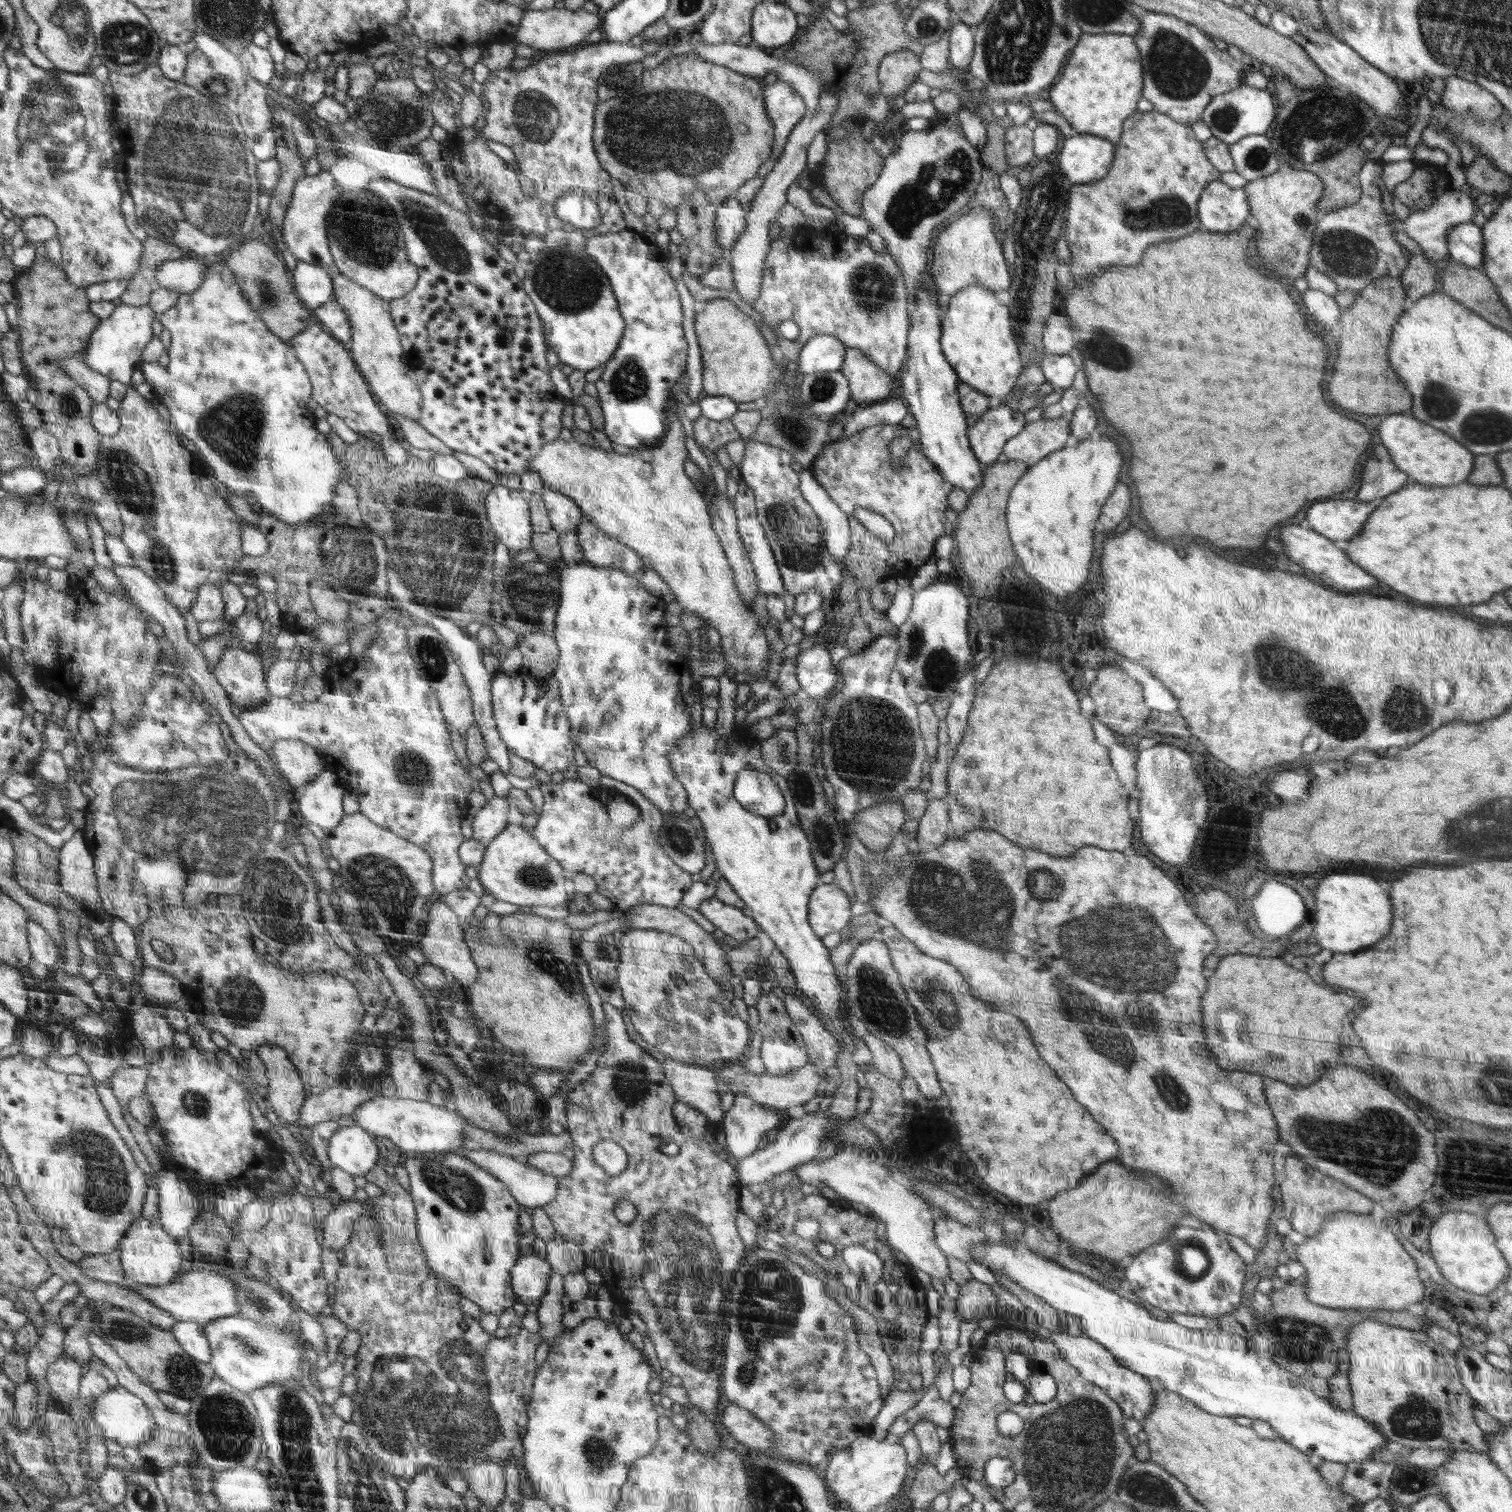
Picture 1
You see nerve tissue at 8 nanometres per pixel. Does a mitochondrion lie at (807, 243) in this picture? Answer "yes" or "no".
no

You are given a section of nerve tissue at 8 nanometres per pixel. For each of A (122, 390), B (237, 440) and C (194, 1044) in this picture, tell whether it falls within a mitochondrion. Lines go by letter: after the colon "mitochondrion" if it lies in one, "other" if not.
A: other
B: mitochondrion
C: other

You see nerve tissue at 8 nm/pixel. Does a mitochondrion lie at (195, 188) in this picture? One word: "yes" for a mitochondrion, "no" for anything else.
yes

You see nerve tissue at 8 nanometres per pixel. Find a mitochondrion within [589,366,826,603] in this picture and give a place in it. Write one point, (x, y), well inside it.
(798, 539)

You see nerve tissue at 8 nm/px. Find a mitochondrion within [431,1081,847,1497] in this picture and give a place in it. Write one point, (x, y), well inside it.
(679, 1263)

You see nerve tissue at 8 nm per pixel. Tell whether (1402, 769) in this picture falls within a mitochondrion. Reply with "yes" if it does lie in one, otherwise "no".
no

